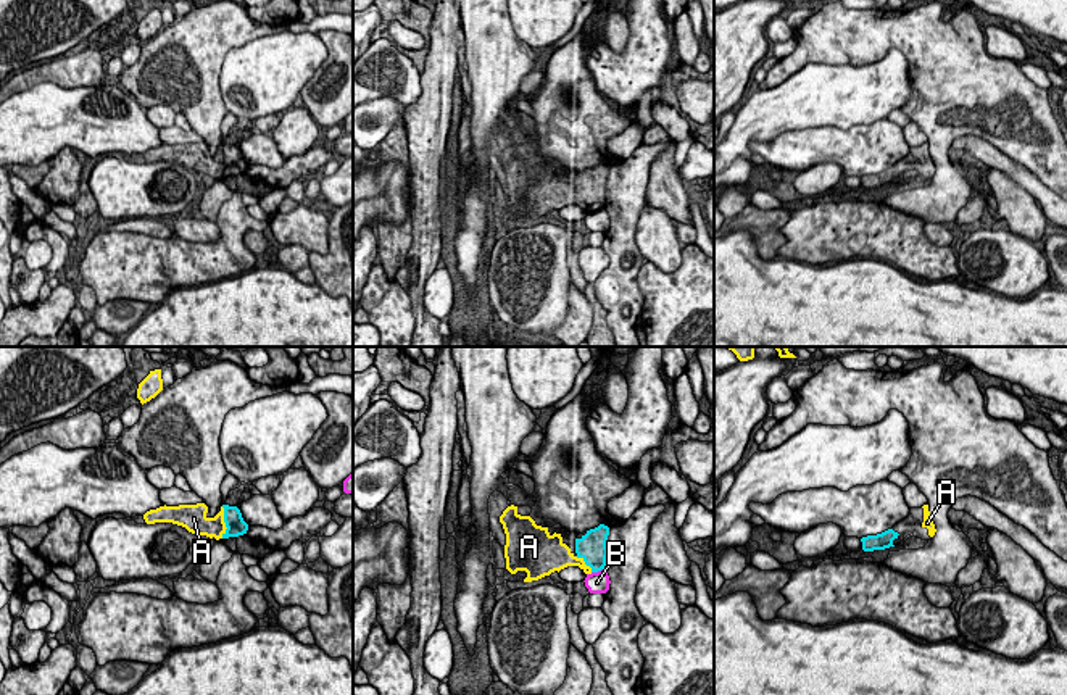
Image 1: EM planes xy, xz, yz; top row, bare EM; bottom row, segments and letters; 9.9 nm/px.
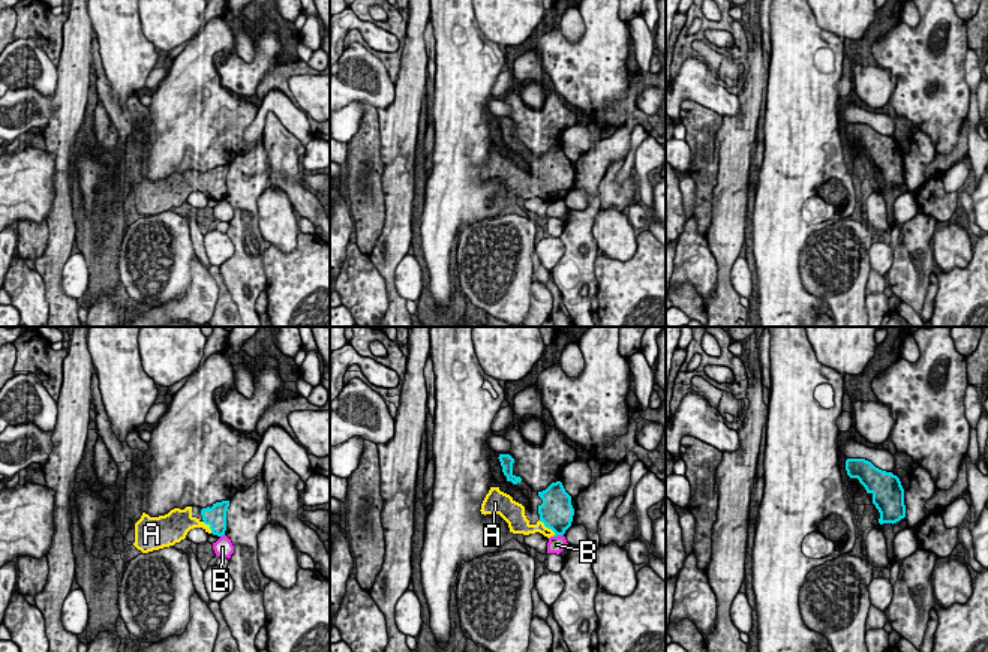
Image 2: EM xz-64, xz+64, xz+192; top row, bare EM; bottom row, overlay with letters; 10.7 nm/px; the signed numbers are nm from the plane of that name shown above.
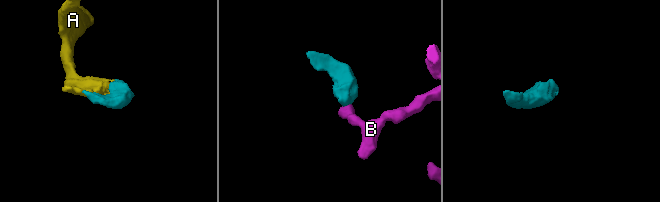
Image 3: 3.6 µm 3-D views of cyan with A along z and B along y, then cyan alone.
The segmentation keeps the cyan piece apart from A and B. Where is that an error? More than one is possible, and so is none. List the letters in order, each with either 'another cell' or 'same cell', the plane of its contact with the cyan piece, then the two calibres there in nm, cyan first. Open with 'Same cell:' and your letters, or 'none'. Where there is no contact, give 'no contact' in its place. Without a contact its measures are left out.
Same cell: A
A: same cell | xy | 190/200 nm
B: another cell | xz | 280/220 nm

